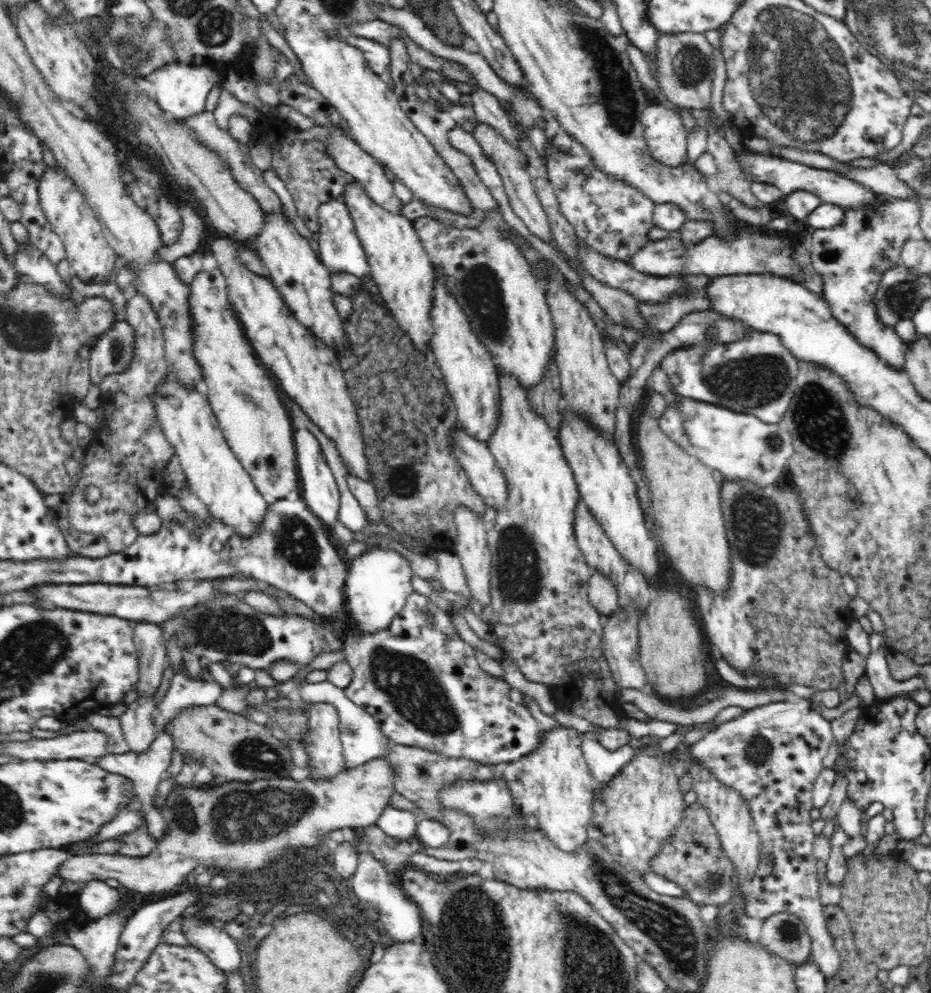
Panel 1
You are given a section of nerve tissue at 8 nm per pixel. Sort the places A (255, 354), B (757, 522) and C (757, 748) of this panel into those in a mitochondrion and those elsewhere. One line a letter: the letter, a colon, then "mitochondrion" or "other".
A: other
B: mitochondrion
C: mitochondrion

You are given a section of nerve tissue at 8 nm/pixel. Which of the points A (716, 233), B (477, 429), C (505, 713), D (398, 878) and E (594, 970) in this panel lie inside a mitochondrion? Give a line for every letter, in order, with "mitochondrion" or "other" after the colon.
A: other
B: other
C: other
D: other
E: mitochondrion

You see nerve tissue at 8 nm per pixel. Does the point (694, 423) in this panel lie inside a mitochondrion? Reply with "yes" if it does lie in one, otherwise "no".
no

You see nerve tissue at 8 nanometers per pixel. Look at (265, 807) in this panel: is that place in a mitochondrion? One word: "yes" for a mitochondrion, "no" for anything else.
yes

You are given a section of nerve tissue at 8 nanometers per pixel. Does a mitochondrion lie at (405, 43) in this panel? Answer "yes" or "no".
no

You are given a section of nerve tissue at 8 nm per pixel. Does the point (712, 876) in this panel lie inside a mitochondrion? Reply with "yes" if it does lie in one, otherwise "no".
yes

